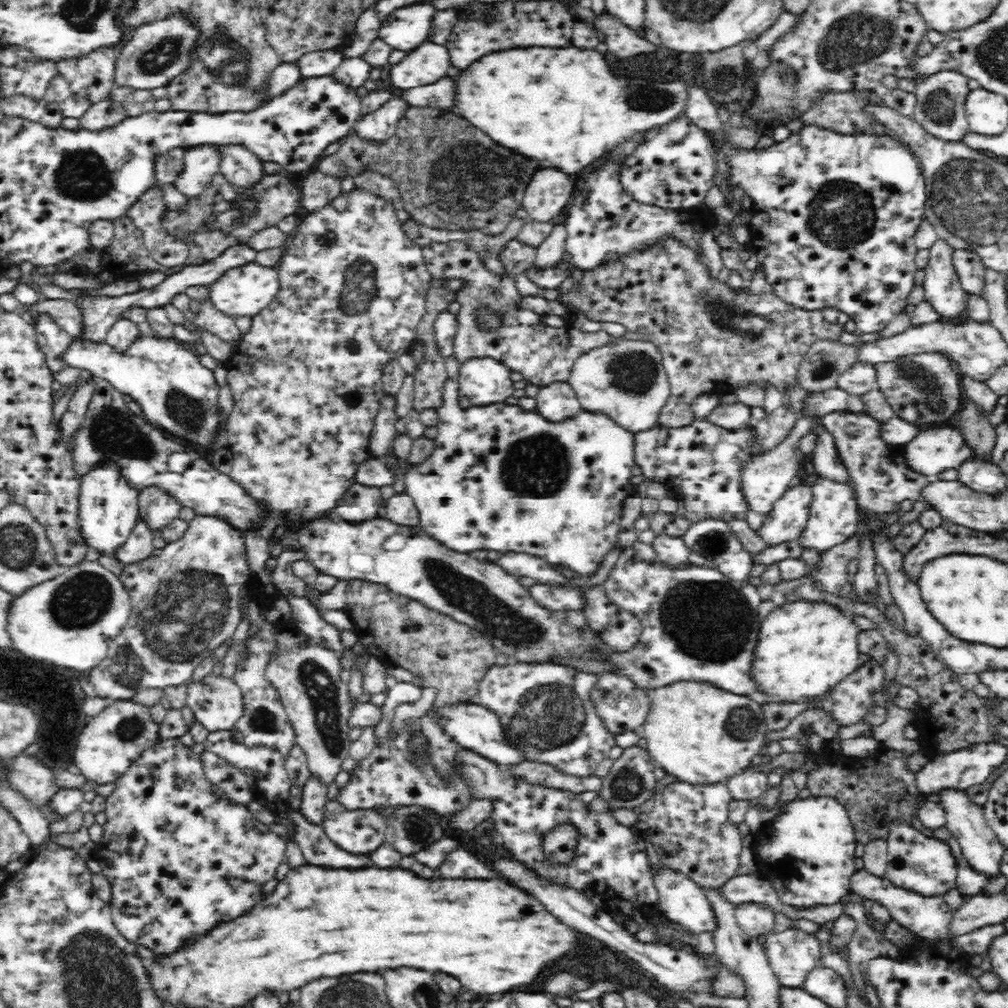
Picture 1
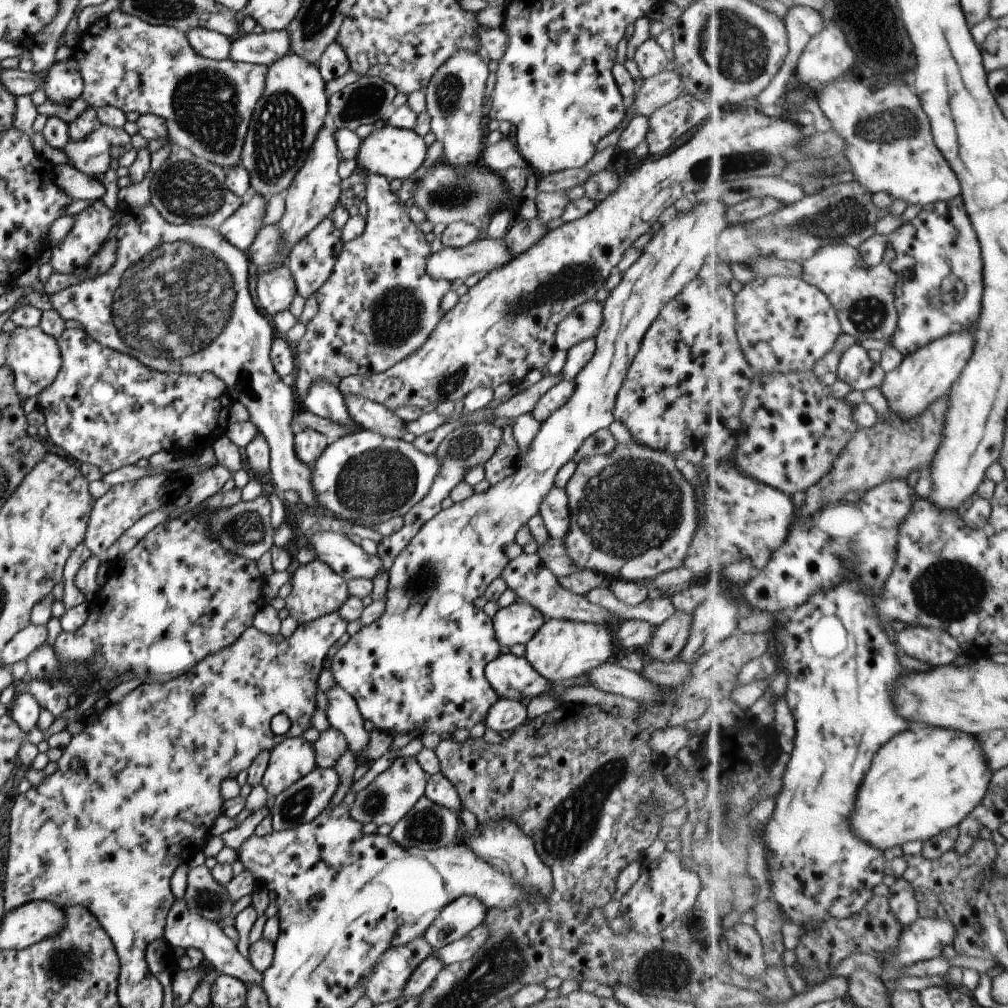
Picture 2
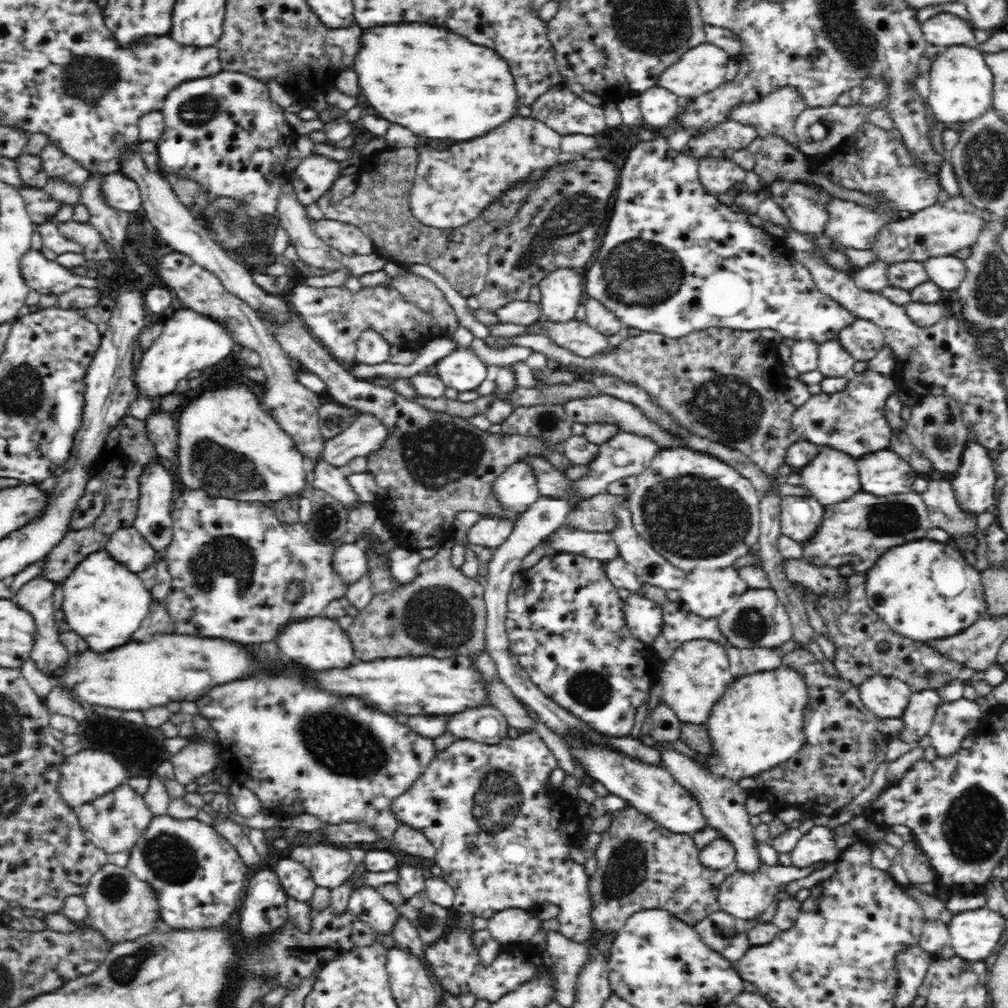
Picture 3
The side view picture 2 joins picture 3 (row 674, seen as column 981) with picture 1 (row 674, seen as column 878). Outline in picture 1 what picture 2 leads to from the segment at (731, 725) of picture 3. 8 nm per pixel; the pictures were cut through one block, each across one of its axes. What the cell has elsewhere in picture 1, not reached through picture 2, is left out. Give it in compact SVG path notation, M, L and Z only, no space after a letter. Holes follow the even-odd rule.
M799 599L780 605L774 612L770 612L762 622L759 632L758 648L756 648L756 662L754 662L754 678L762 684L766 698L772 700L786 700L798 703L808 696L816 696L826 692L830 686L846 678L854 672L860 664L859 634L862 632L853 618L846 616L846 612L832 604L823 601L808 601Z

